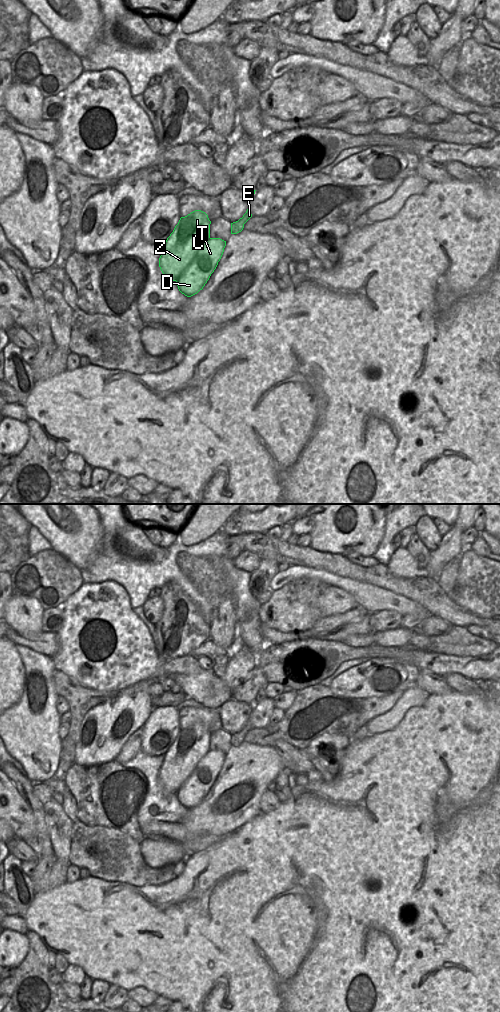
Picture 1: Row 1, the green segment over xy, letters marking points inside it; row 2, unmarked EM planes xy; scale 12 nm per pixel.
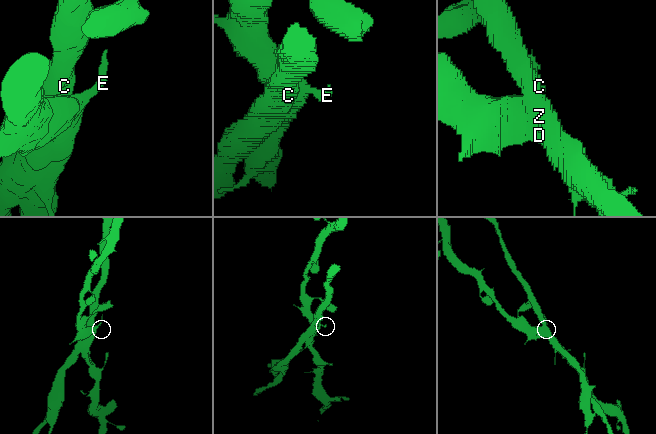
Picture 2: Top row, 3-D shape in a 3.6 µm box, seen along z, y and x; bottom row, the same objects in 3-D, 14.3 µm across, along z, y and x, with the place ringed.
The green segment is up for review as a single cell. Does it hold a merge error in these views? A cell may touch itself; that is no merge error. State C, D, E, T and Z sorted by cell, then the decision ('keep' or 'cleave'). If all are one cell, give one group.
C Z / D E T | cleave

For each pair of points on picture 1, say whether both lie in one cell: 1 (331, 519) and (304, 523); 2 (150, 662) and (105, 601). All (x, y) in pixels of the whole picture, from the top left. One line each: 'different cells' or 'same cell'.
1: different cells
2: same cell

